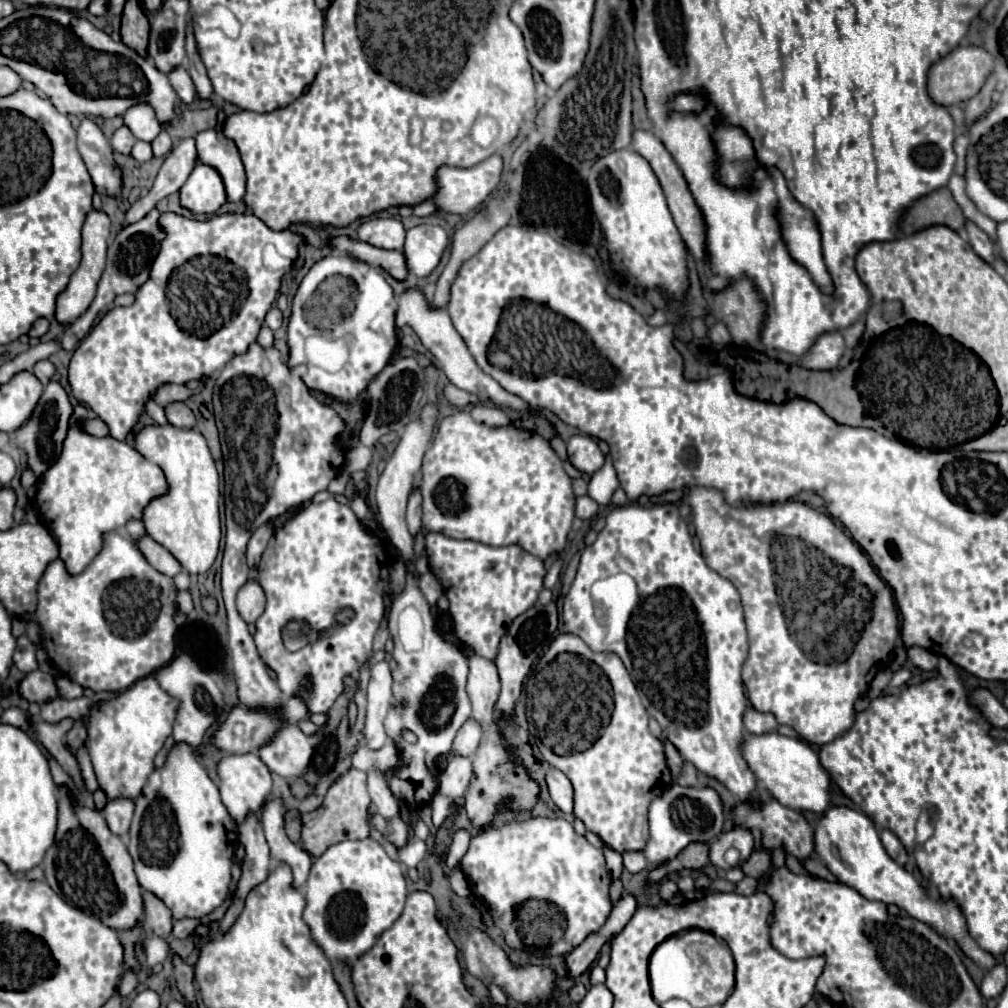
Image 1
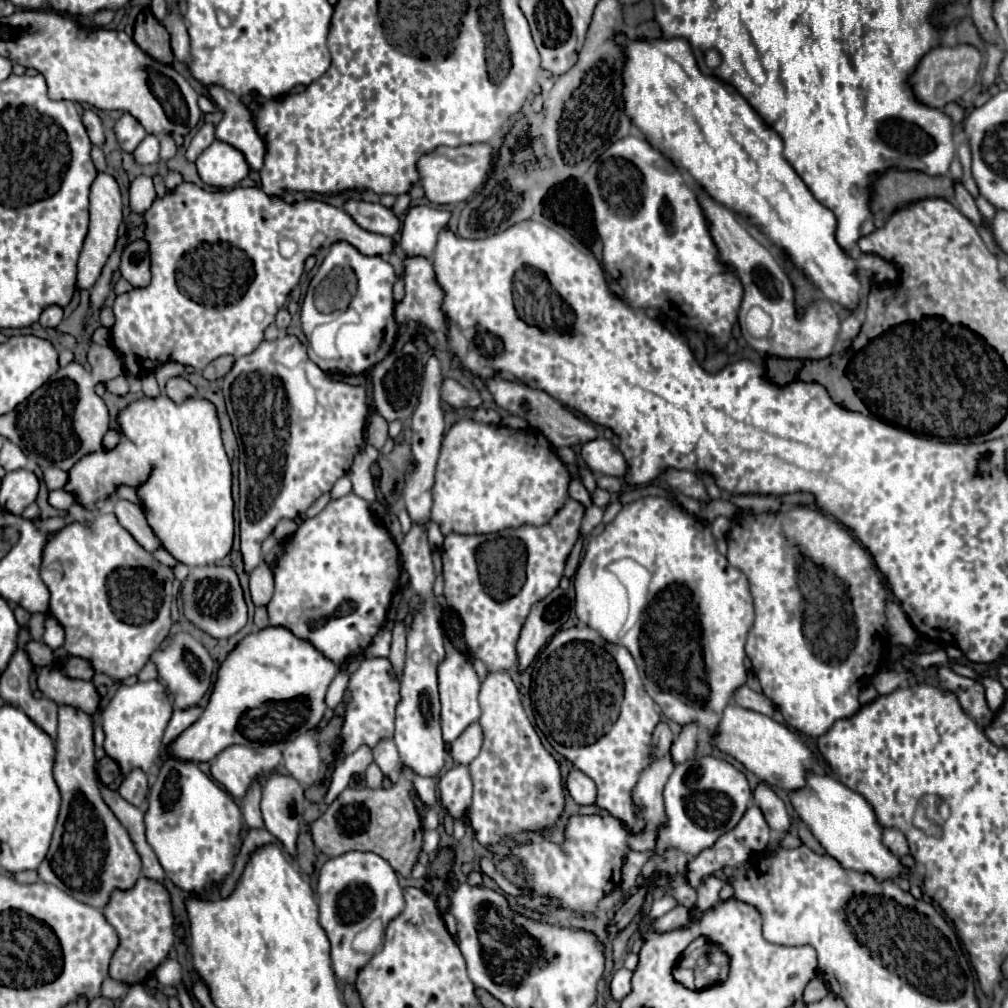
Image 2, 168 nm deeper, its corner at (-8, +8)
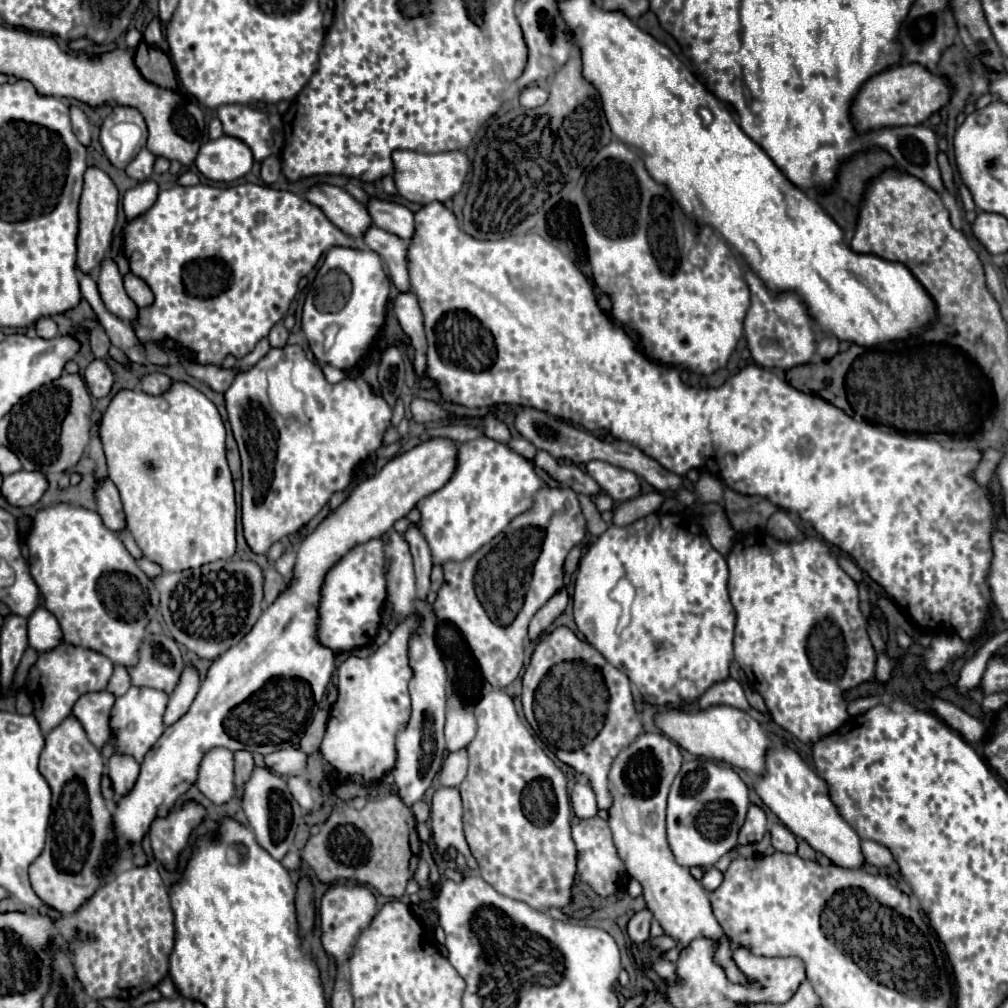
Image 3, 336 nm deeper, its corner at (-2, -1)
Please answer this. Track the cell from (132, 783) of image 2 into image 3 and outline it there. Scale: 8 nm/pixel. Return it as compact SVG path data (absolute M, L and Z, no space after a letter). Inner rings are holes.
M114 753L108 759L108 775L112 779L116 799L126 795L134 787L138 771L140 771L140 763L136 763L136 759L132 759L132 755Z

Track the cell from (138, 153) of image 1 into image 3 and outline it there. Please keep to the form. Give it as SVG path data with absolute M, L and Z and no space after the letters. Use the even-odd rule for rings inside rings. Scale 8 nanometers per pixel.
M142 149L126 167L126 175L136 179L136 181L146 181L150 175L152 175L152 167L154 167L154 161L156 157L148 151L148 149Z

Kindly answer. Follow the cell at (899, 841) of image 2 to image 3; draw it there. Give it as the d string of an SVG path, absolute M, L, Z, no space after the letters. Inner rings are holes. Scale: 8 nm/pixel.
M862 841L860 847L862 847L862 855L864 855L866 863L870 863L878 869L888 867L892 863L892 853L884 845L880 845L876 841Z

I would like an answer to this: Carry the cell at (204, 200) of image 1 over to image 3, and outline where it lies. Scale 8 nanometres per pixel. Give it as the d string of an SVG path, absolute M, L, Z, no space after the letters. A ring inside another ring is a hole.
M230 135L210 139L202 145L194 165L200 173L212 181L236 181L252 169L254 157L250 147Z

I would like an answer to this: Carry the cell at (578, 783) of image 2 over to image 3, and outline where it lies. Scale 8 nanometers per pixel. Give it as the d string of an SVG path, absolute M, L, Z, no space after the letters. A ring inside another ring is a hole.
M584 779L574 785L570 799L572 799L572 809L574 809L576 817L580 817L580 819L596 817L596 813L598 813L596 795L594 795L592 787Z

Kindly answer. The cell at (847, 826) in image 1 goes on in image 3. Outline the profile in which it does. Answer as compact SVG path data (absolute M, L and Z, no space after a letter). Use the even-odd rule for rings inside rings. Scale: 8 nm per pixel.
M774 747L766 751L764 773L758 777L756 793L764 801L766 807L800 839L808 841L808 845L826 855L834 865L856 869L862 867L864 857L860 851L860 837L856 831L840 817L834 807L828 785L816 777L816 773L802 761L802 757L788 747Z

